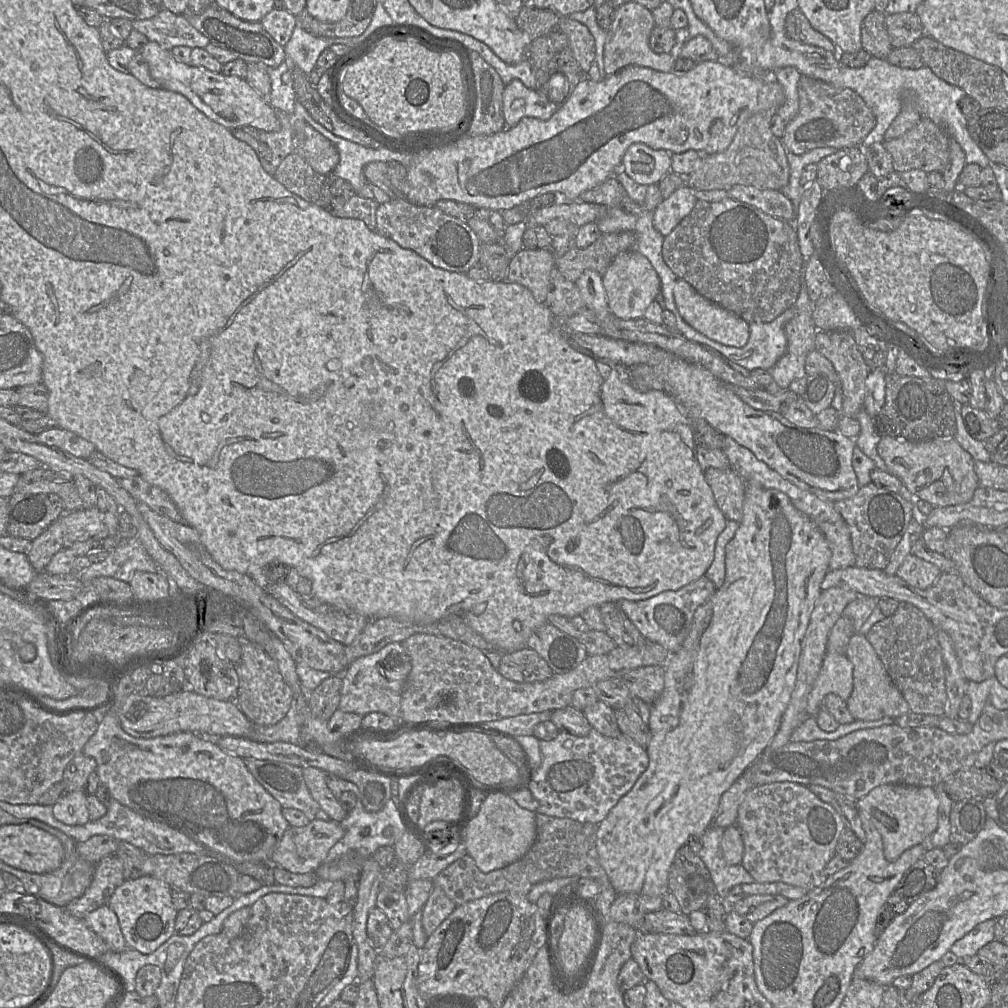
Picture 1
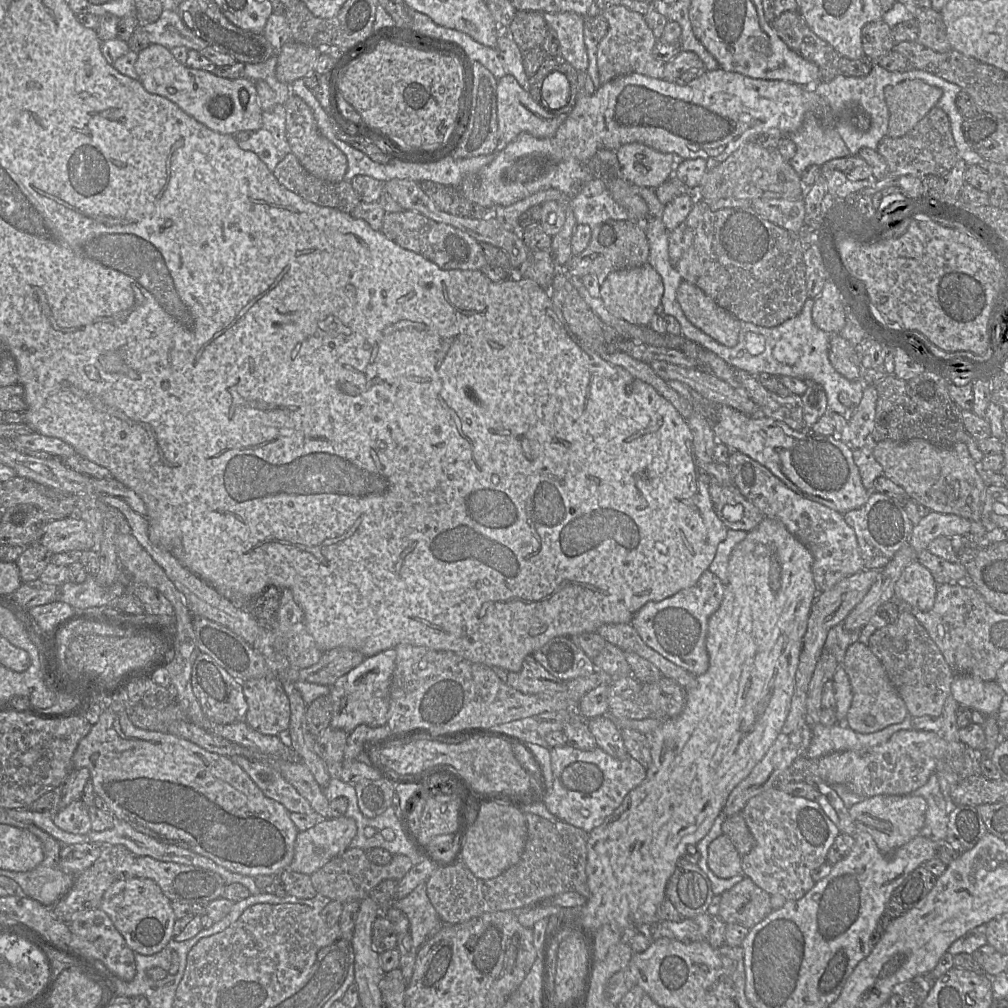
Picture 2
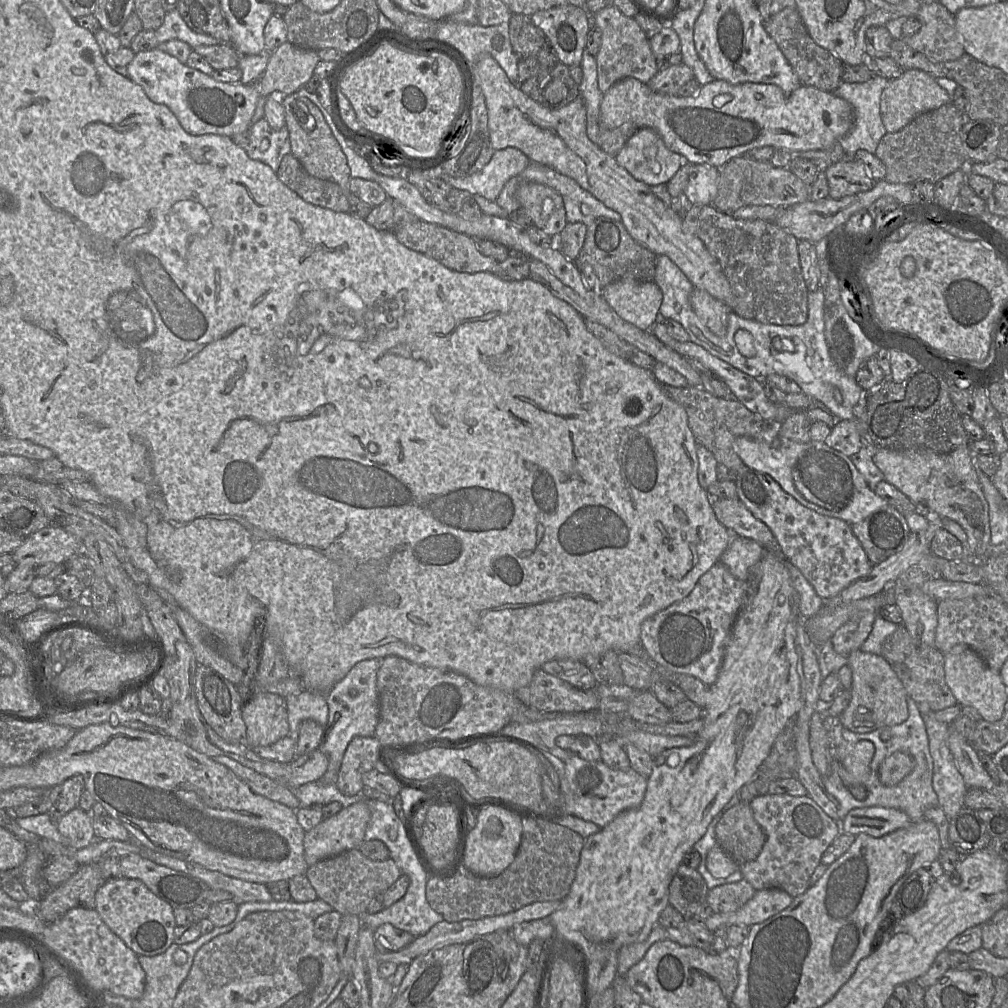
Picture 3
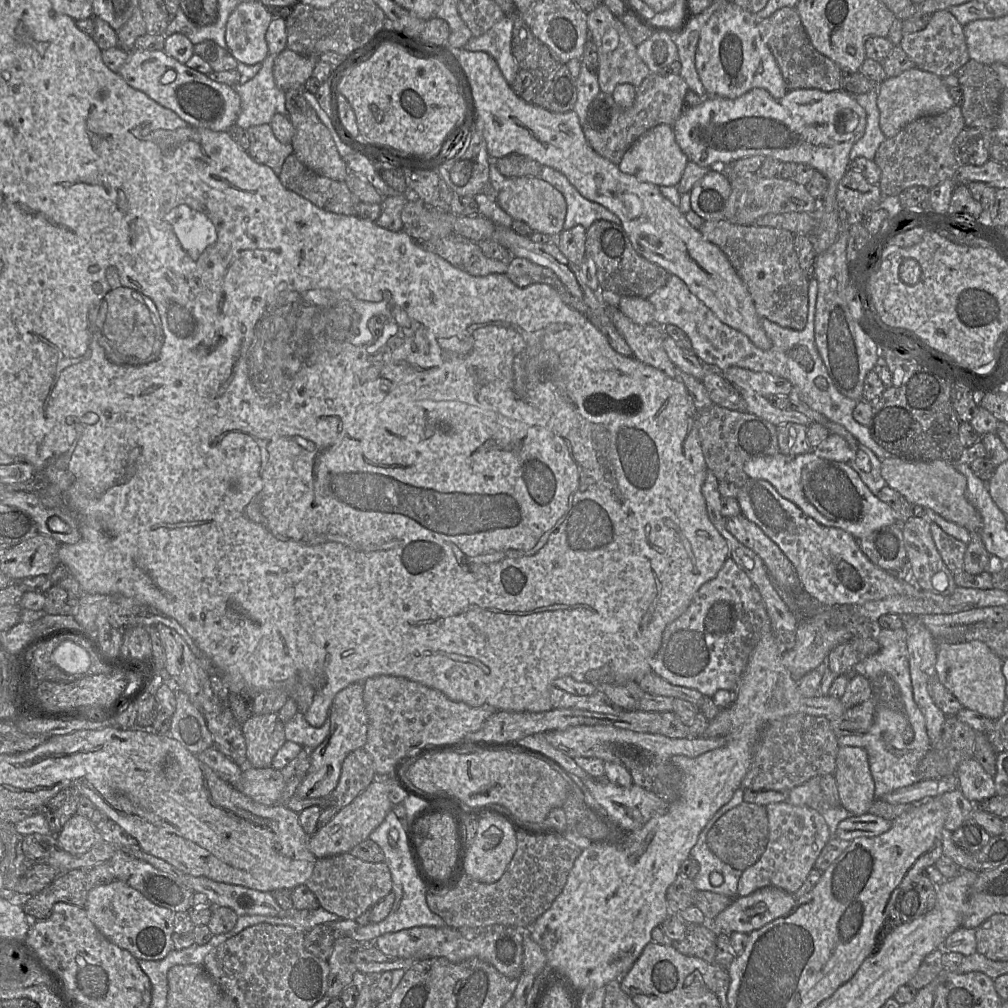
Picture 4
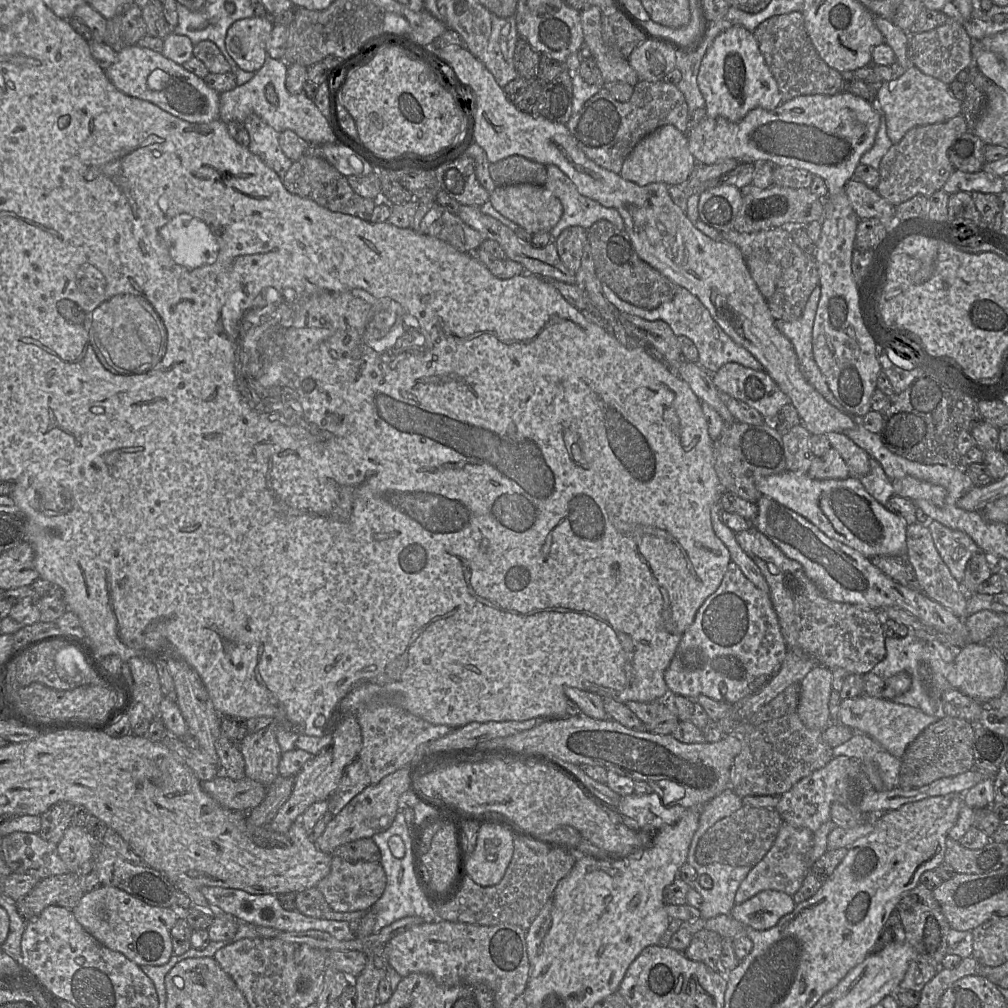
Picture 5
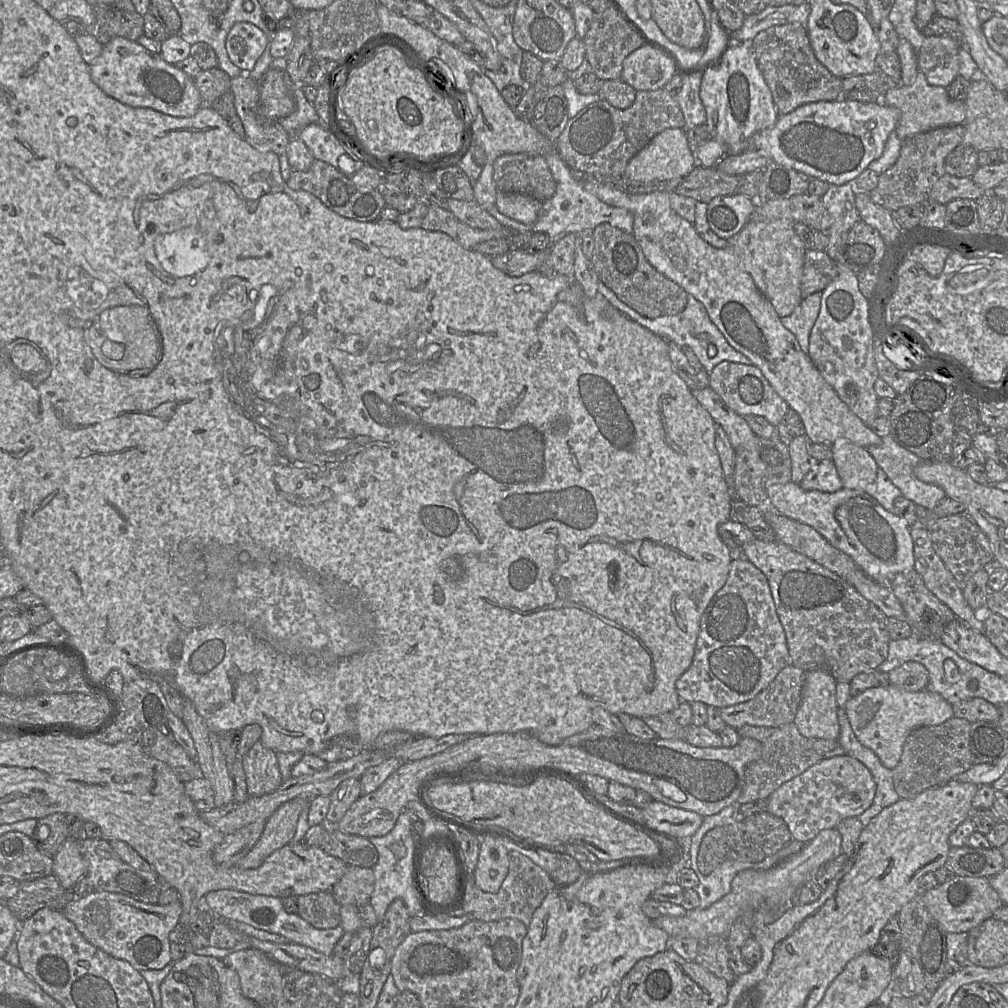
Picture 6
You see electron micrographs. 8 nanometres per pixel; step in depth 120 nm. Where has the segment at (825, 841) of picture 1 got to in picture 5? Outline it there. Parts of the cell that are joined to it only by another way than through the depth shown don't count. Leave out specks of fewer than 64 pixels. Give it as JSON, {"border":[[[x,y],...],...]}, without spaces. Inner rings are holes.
{"border":[[[783,821],[771,849],[740,883],[735,894],[735,904],[741,904],[764,890],[777,890],[793,896],[810,871],[809,852],[812,847],[813,833],[808,828],[794,827]]]}

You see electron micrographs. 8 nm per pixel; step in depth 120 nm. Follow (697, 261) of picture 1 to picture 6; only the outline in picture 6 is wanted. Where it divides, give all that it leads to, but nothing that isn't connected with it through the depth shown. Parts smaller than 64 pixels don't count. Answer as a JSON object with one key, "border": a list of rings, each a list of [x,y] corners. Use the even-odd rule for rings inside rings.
{"border":[[[808,248],[804,256],[800,286],[802,298],[823,291],[837,275],[837,265],[825,251]]]}

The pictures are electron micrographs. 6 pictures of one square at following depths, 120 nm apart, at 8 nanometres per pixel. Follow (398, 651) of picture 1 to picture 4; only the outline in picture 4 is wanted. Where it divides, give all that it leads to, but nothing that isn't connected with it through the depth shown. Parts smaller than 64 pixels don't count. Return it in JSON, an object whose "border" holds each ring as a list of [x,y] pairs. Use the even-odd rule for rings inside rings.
{"border":[[[356,682],[348,685],[335,695],[329,709],[329,733],[319,746],[311,750],[308,772],[295,791],[297,797],[328,797],[338,784],[345,757],[350,752],[363,748],[366,744],[368,717],[363,701],[363,689],[364,682]]]}

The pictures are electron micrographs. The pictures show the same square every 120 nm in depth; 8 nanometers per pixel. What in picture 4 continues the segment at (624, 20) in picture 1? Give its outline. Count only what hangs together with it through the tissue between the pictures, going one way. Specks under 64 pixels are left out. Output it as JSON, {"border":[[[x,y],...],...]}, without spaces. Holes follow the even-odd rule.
{"border":[[[601,3],[587,14],[587,28],[589,39],[597,48],[597,79],[603,93],[612,94],[617,85],[624,83],[638,87],[651,73],[638,56],[637,47],[633,44],[625,26],[604,4]]]}

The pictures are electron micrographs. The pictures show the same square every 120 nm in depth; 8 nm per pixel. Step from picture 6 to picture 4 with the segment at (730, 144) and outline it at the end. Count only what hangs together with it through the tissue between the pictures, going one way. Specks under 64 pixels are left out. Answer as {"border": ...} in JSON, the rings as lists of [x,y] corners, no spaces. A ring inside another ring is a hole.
{"border":[[[727,2],[701,29],[695,66],[707,96],[735,99],[754,88],[762,88],[780,99],[788,92],[776,60],[760,35],[754,15]]]}

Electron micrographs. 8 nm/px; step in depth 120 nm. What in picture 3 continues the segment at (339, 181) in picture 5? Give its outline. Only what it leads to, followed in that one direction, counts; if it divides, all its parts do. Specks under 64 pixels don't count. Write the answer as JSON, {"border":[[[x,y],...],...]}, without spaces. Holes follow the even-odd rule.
{"border":[[[291,153],[282,158],[276,175],[306,202],[336,212],[349,211],[348,188],[311,176]]]}

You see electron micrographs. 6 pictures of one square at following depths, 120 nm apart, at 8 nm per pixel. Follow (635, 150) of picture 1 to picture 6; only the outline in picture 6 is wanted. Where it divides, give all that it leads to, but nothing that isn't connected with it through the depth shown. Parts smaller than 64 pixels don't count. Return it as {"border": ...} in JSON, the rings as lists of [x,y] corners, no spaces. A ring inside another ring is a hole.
{"border":[[[668,128],[658,133],[628,162],[624,177],[643,183],[685,178],[695,165],[696,159],[688,144],[686,132],[681,128]]]}

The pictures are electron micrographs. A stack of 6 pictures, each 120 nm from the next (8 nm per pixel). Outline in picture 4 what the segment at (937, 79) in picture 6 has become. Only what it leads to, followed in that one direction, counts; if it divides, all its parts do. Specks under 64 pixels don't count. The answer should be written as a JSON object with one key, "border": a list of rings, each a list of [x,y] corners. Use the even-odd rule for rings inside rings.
{"border":[[[939,10],[931,15],[925,29],[903,34],[900,46],[917,68],[945,78],[970,60],[963,27],[949,10]]]}

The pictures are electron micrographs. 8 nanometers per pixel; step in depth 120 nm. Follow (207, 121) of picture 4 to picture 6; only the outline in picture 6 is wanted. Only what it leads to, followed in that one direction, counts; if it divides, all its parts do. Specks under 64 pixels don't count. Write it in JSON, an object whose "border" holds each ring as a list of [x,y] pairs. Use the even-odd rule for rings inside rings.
{"border":[[[115,37],[90,65],[93,82],[108,96],[134,108],[151,108],[173,117],[191,117],[202,106],[194,79],[137,41]]]}

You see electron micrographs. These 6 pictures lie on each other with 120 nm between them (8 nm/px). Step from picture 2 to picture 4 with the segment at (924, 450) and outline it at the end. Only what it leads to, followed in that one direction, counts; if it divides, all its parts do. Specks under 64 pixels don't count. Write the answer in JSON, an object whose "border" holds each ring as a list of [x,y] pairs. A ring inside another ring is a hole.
{"border":[[[891,457],[881,460],[881,475],[887,486],[897,490],[912,505],[930,508],[944,519],[966,528],[970,533],[970,542],[967,544],[963,569],[973,575],[987,570],[991,555],[981,538],[983,520],[977,509],[966,498],[966,477],[953,463],[944,460],[917,461]]]}

